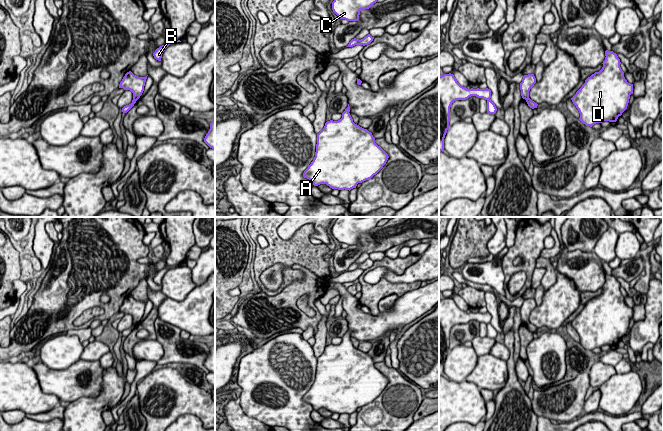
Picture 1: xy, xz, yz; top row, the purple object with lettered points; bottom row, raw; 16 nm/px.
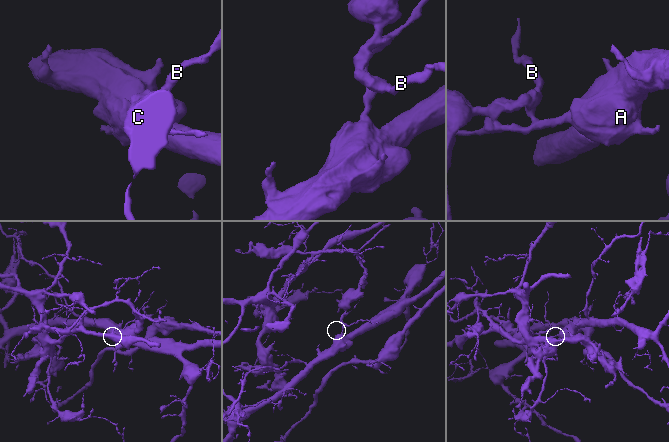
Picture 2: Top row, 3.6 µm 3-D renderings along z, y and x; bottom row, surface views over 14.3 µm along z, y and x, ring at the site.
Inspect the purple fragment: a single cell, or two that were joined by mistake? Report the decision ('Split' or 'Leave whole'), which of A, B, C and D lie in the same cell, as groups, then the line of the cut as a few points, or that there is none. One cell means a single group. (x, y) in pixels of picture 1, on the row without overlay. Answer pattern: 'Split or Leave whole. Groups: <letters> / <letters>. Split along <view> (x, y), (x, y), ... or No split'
Split. Groups: A D / B C. Split along xz (360, 264), (357, 268)

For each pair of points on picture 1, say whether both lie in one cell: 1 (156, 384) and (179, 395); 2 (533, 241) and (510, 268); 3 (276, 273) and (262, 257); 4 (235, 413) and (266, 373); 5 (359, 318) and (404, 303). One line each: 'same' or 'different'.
1: same
2: same
3: different
4: different
5: same

